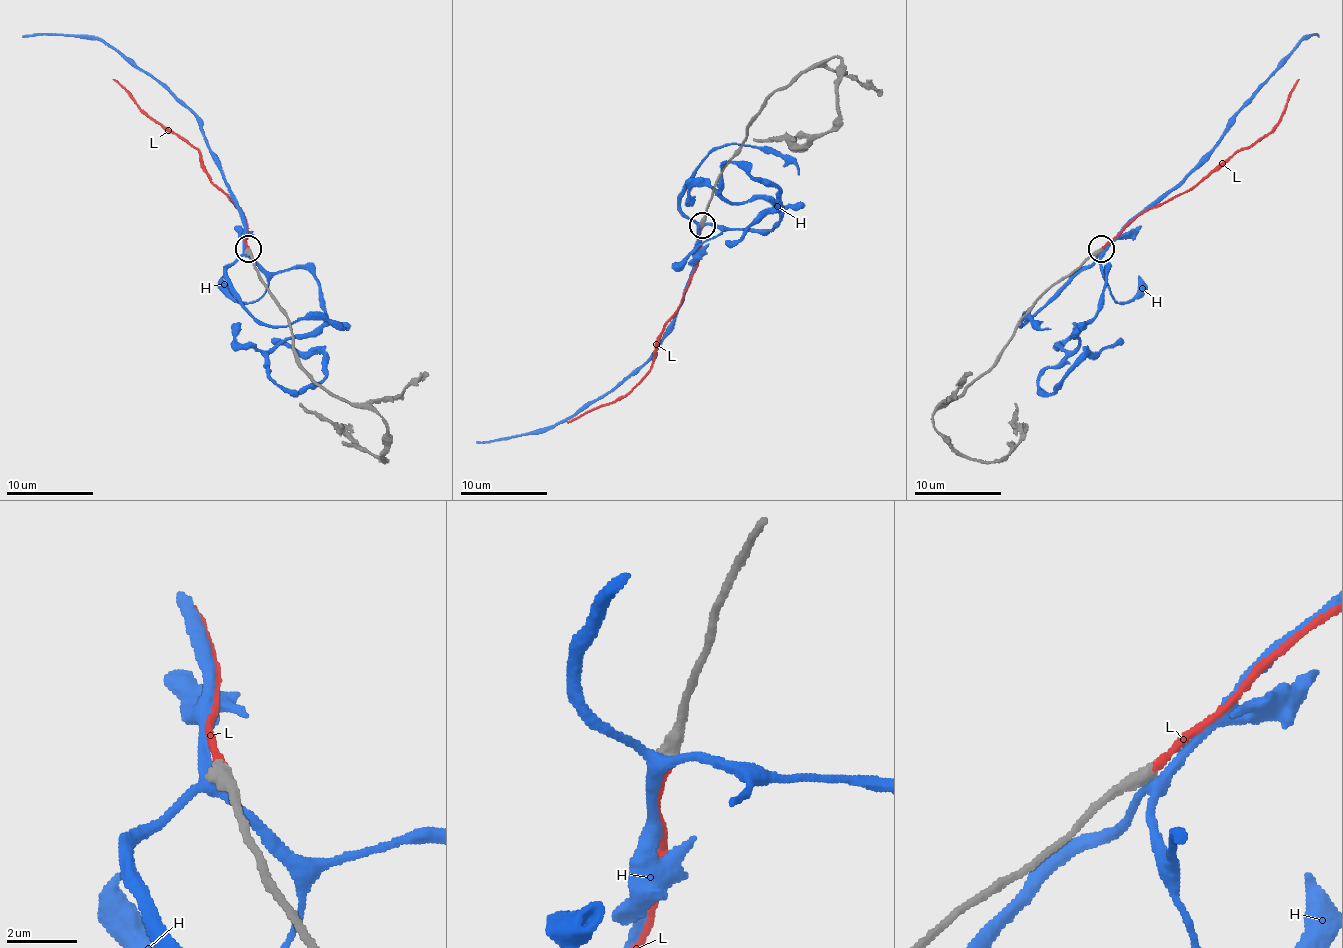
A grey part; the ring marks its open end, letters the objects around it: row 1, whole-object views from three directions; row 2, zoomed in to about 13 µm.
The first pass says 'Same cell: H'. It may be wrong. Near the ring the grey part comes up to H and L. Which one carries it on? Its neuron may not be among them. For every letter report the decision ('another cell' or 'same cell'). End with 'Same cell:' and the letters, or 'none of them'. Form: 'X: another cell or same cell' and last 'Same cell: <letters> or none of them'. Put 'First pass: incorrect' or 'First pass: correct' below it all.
H: another cell
L: same cell
Same cell: L
First pass: incorrect

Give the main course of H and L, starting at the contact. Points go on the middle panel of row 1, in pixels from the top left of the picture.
H: (702, 226), (700, 254), (684, 300), (671, 328), (639, 367), (604, 397), (584, 404), (565, 421), (476, 443)
L: (702, 224), (697, 265), (678, 310), (660, 334), (650, 371), (628, 393), (582, 412), (567, 423)

